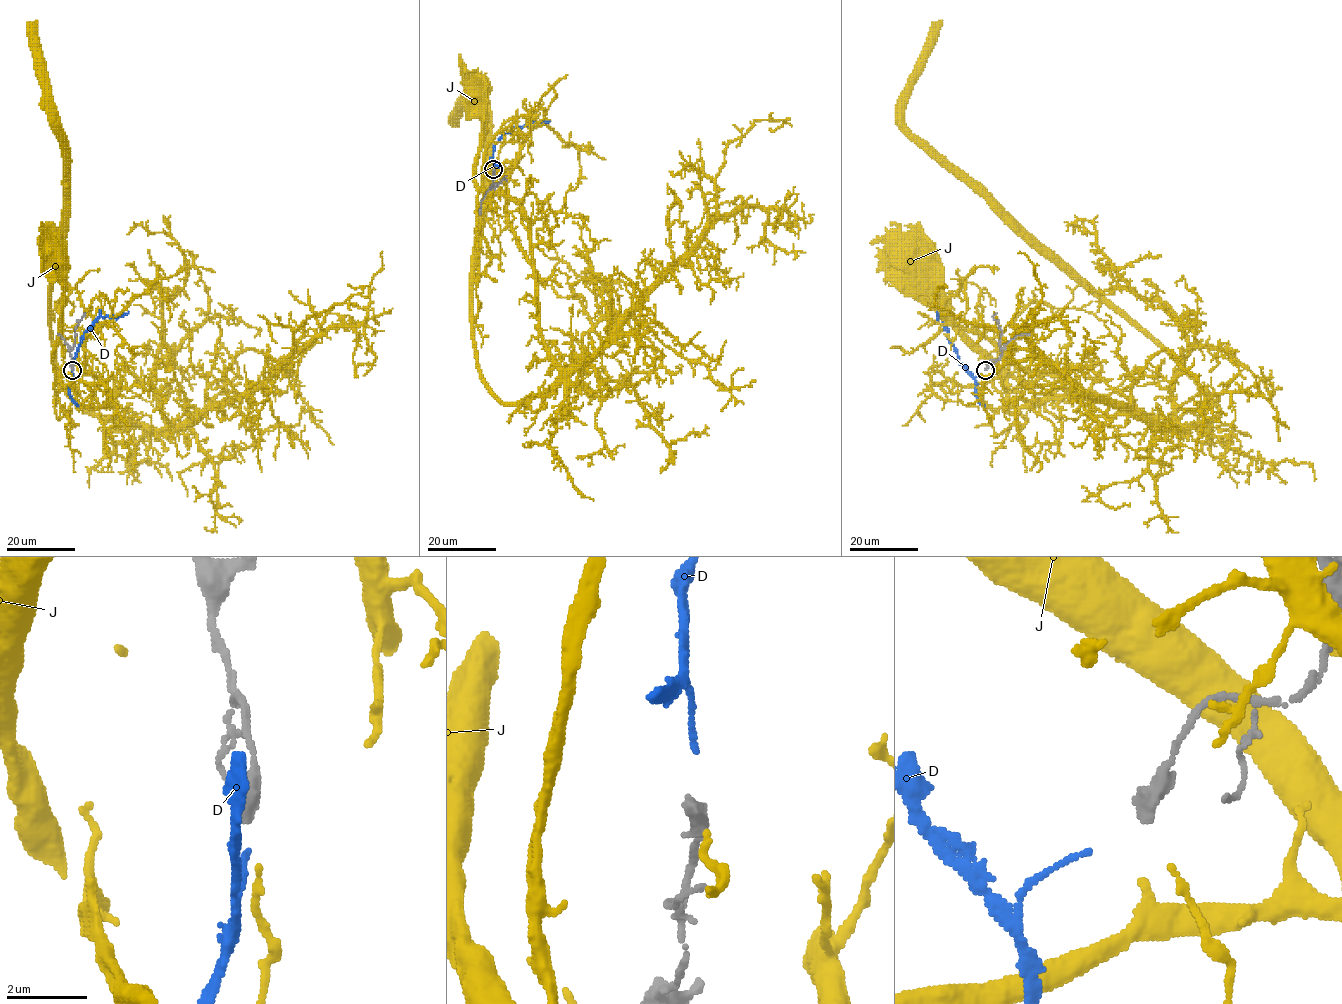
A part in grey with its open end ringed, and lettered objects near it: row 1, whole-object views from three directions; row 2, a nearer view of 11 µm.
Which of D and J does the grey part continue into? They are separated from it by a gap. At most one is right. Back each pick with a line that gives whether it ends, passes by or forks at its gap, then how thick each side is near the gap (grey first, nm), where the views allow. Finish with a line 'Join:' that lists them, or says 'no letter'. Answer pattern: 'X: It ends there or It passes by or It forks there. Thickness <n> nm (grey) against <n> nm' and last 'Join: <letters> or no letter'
D: It ends there. Thickness 400 nm (grey) against 120 nm
Join: D

